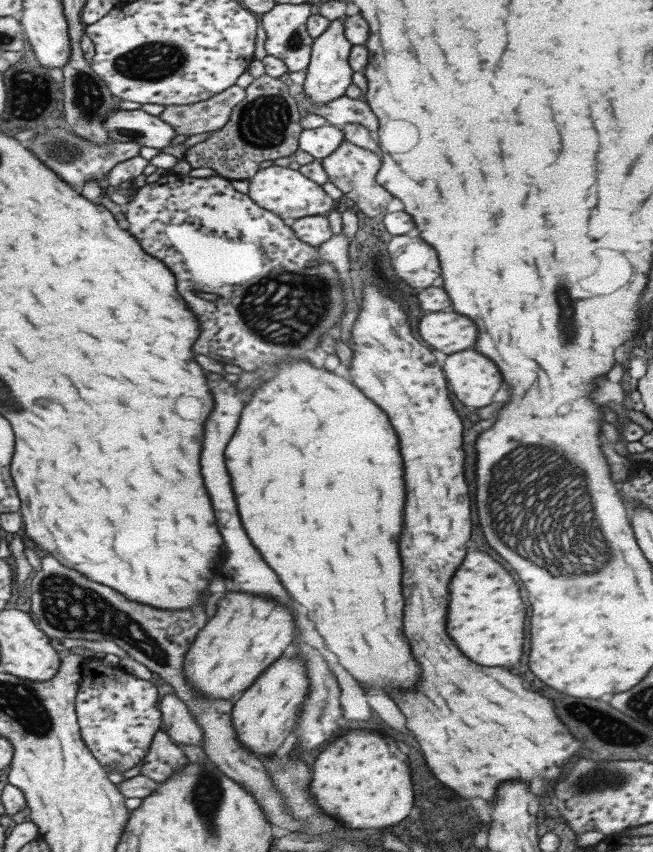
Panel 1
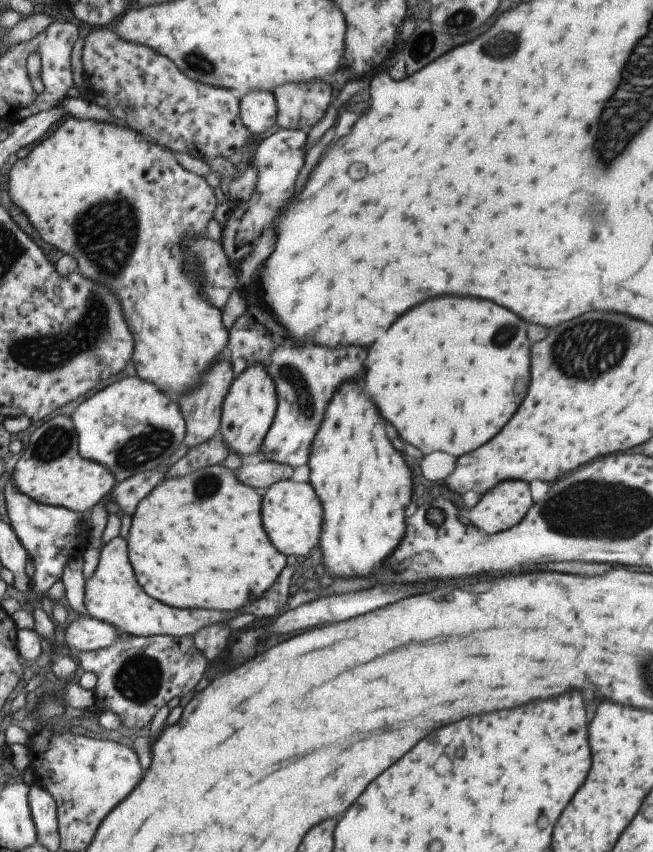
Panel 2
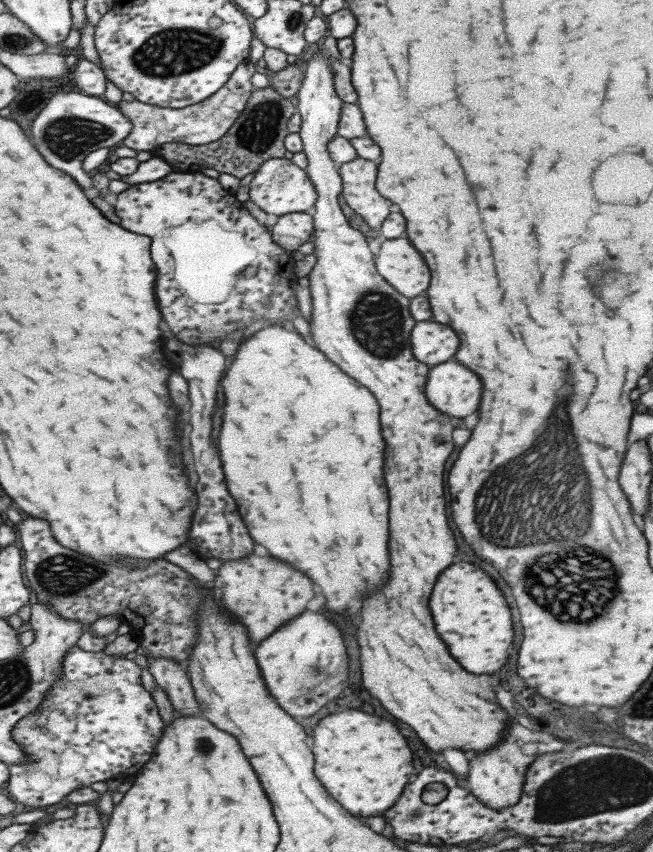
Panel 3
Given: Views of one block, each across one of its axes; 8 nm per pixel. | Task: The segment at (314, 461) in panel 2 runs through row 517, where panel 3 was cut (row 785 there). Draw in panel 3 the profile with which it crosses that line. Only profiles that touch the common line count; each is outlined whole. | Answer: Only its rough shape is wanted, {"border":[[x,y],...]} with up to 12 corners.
{"border":[[359,710],[313,728],[315,778],[353,816],[407,782],[397,728]]}

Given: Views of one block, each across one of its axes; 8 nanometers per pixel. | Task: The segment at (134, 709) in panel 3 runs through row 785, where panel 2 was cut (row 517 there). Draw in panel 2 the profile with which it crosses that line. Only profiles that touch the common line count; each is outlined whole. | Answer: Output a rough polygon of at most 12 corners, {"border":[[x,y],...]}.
{"border":[[3,488],[7,518],[44,595],[87,548],[89,514]]}

